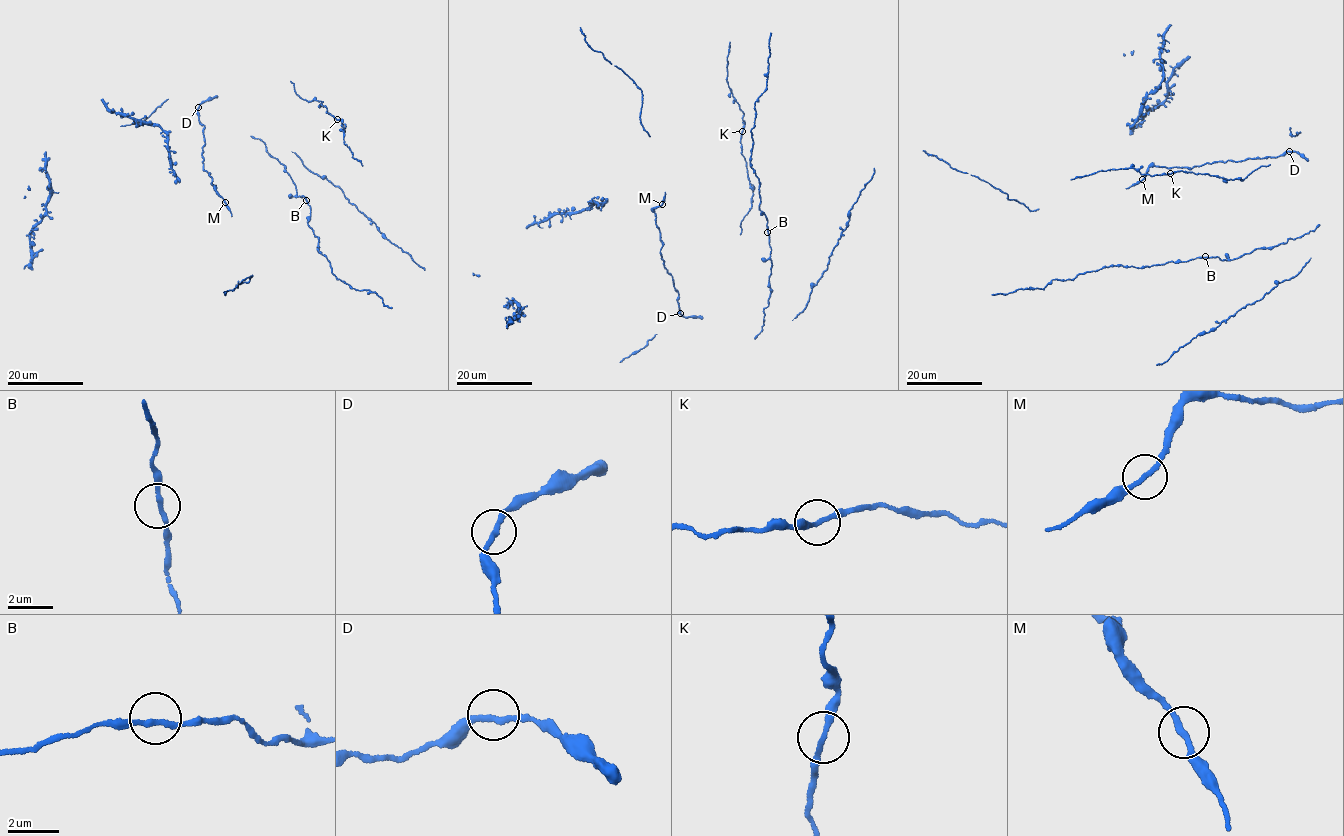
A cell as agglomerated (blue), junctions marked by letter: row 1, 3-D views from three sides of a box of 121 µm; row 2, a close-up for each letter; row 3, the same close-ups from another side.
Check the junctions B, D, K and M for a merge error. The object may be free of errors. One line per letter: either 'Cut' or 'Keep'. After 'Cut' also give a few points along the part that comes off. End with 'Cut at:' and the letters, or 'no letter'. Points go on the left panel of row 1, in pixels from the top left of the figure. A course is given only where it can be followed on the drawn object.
B: Keep
D: Keep
K: Keep
M: Keep
Cut at: no letter

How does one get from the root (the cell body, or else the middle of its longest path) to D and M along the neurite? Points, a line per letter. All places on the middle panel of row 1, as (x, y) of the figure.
D: (703, 317), (686, 317), (680, 313)
M: (703, 317), (686, 317), (679, 312), (678, 291), (661, 258), (662, 241), (655, 223), (653, 208), (662, 204)

